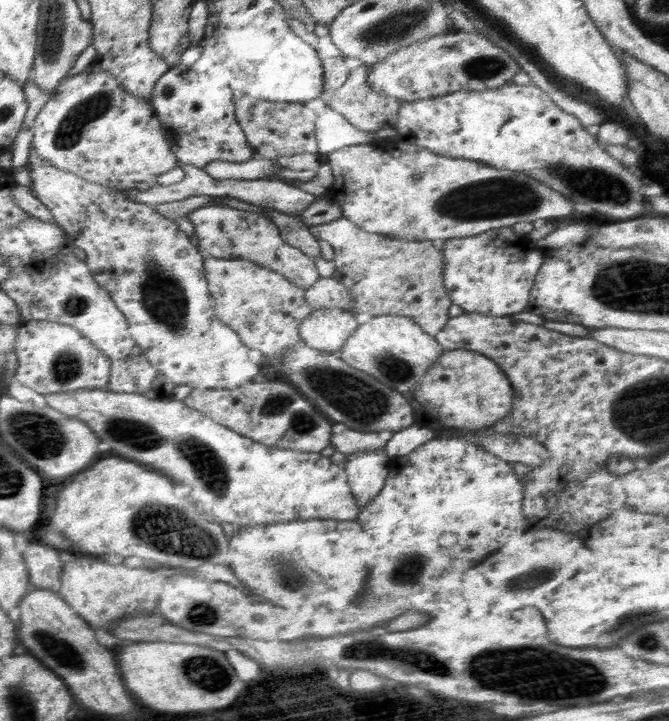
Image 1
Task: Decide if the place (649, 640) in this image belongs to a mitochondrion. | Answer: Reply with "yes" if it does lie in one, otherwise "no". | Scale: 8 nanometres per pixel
yes

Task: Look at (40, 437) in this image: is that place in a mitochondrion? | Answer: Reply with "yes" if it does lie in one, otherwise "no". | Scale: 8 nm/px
yes

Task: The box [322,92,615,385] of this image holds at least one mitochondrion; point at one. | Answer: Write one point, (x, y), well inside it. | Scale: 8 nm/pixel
(495, 198)

